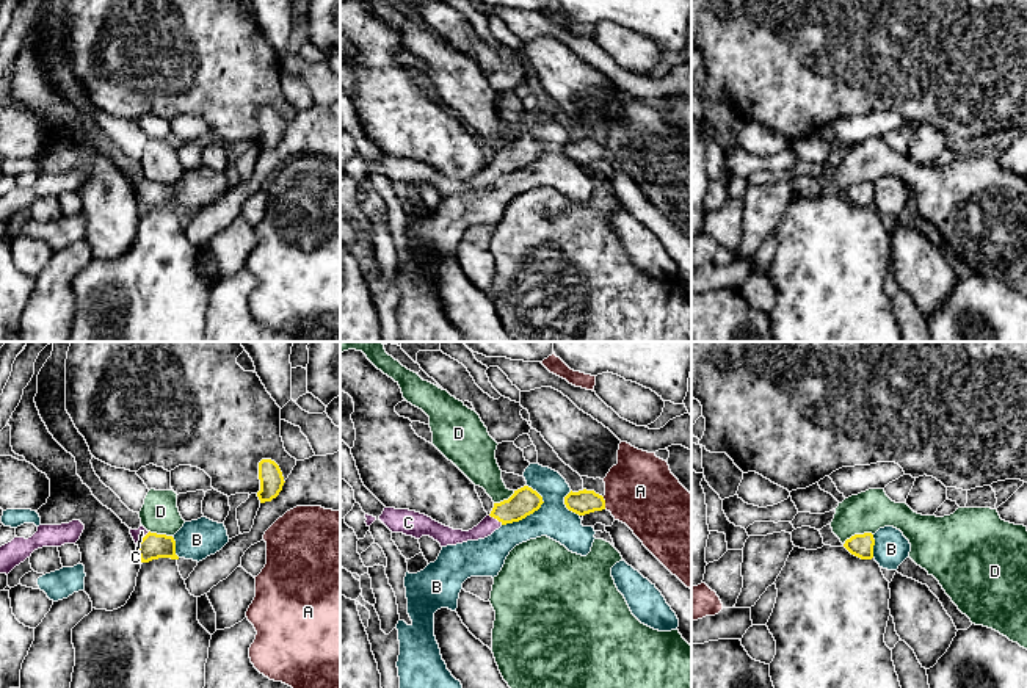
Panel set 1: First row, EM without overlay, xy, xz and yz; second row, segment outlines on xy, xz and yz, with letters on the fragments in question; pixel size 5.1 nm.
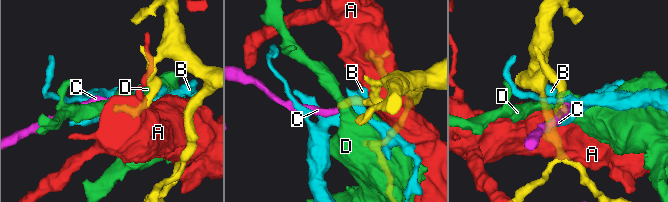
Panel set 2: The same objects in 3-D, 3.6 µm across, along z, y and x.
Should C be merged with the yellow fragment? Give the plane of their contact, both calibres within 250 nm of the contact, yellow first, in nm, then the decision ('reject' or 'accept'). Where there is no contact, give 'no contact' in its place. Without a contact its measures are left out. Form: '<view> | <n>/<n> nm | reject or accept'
xy | 140/60 nm | accept

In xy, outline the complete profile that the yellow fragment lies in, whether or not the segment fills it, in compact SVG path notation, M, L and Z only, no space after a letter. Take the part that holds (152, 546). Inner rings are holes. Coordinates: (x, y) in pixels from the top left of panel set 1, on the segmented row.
M143 525L138 530L130 528L130 534L136 544L141 563L149 563L158 558L179 559L172 536L151 533Z

